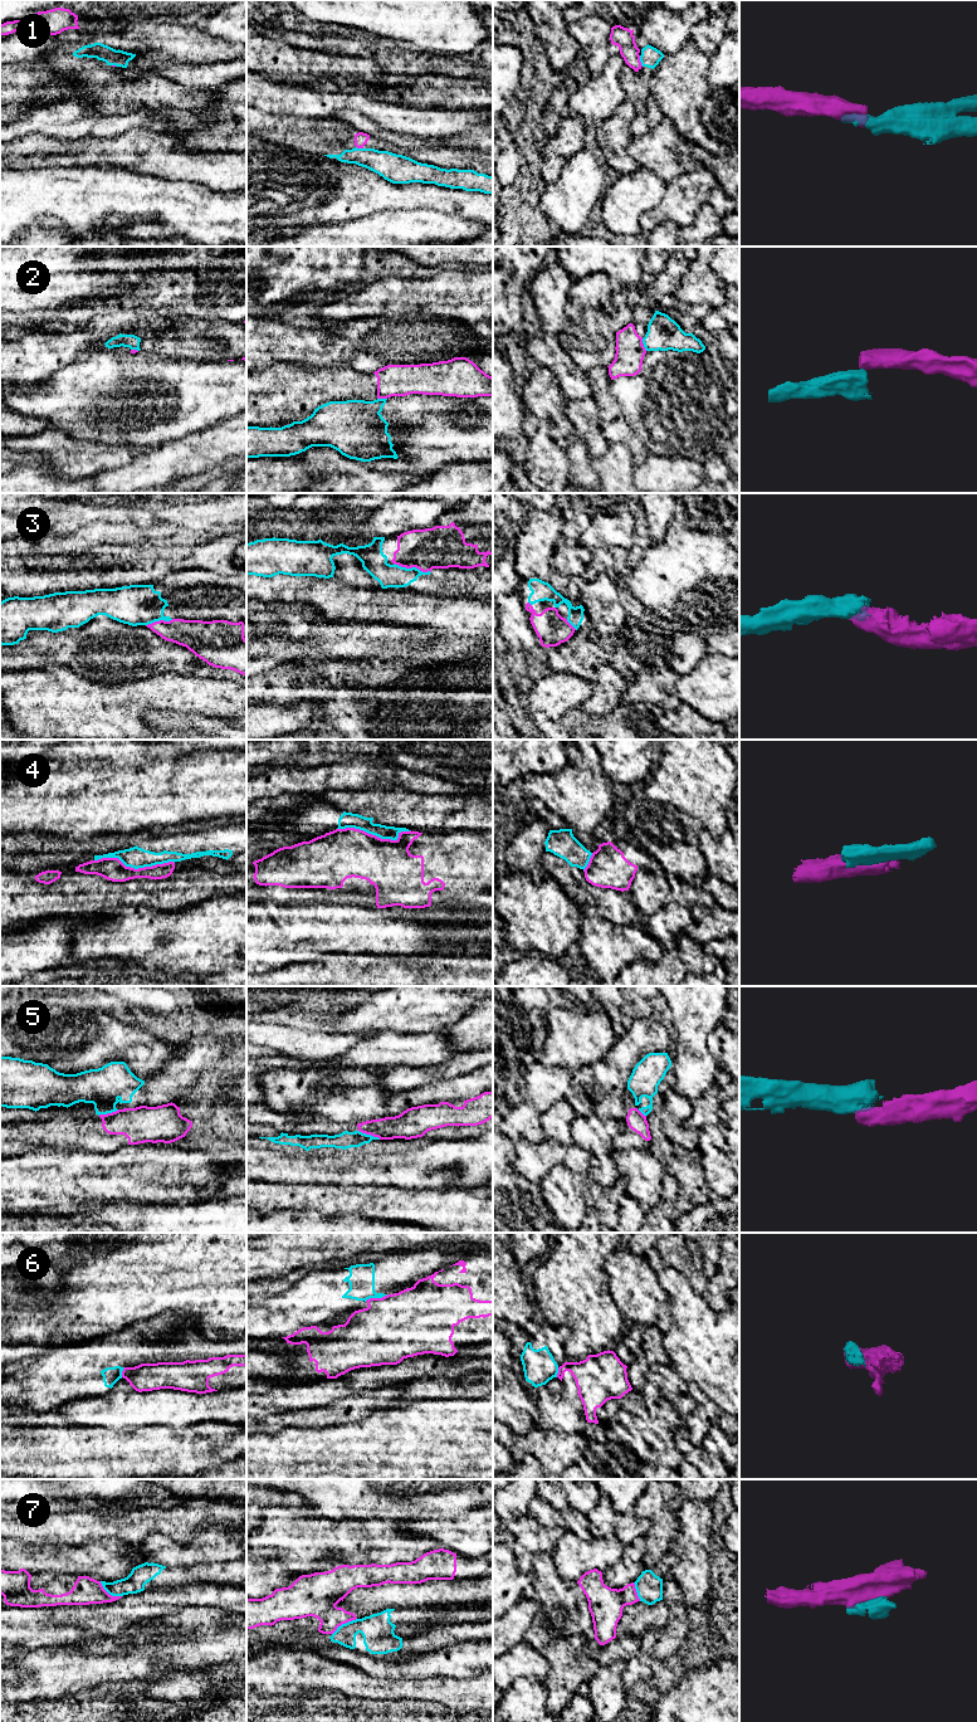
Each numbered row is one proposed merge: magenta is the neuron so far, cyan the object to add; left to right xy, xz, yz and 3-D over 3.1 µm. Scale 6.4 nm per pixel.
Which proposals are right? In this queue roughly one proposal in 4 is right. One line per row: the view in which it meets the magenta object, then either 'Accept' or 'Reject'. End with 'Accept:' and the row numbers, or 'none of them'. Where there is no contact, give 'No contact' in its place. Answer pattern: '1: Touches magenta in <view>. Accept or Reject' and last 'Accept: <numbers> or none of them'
1: Touches magenta in yz. Reject
2: Touches magenta in xz. Reject
3: Touches magenta in xz. Accept
4: Touches magenta in xy. Reject
5: Touches magenta in xz. Reject
6: Touches magenta in xz. Reject
7: Touches magenta in xz. Reject
Accept: 3

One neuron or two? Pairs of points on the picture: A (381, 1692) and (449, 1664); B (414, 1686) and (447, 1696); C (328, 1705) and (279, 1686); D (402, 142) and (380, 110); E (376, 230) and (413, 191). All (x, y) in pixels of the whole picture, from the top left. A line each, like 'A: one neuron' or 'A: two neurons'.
A: two neurons
B: one neuron
C: two neurons
D: two neurons
E: two neurons

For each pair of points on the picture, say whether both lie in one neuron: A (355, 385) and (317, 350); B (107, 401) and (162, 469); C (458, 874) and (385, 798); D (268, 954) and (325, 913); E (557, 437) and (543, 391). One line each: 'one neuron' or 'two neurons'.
A: two neurons
B: two neurons
C: two neurons
D: one neuron
E: one neuron

